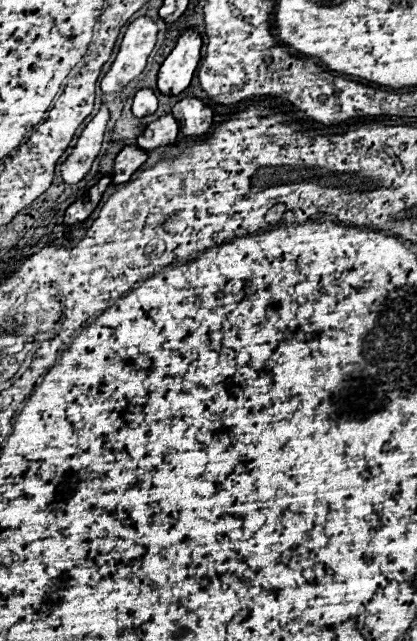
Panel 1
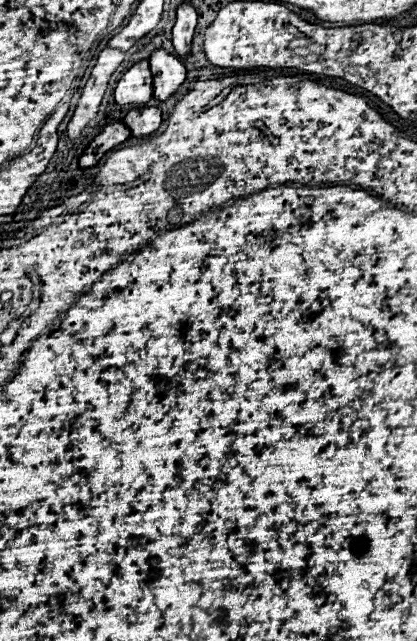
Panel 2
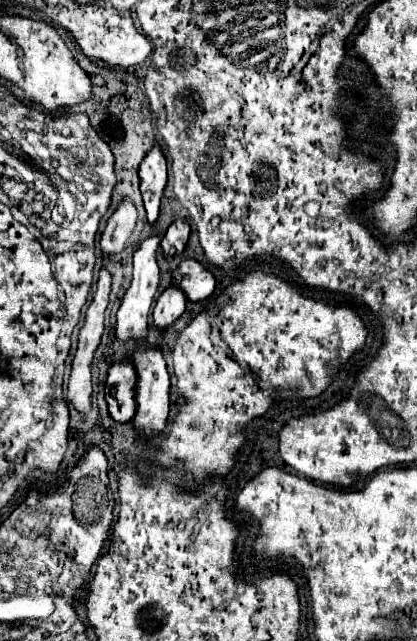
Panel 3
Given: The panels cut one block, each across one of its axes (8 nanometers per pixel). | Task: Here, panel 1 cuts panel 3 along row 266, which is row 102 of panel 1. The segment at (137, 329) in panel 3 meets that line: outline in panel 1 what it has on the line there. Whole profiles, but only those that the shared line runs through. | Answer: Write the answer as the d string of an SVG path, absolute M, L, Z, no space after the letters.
M144 88L144 90L136 92L134 106L132 106L132 112L134 112L136 118L142 118L142 116L148 116L148 114L156 112L156 108L158 108L158 98L150 88Z

